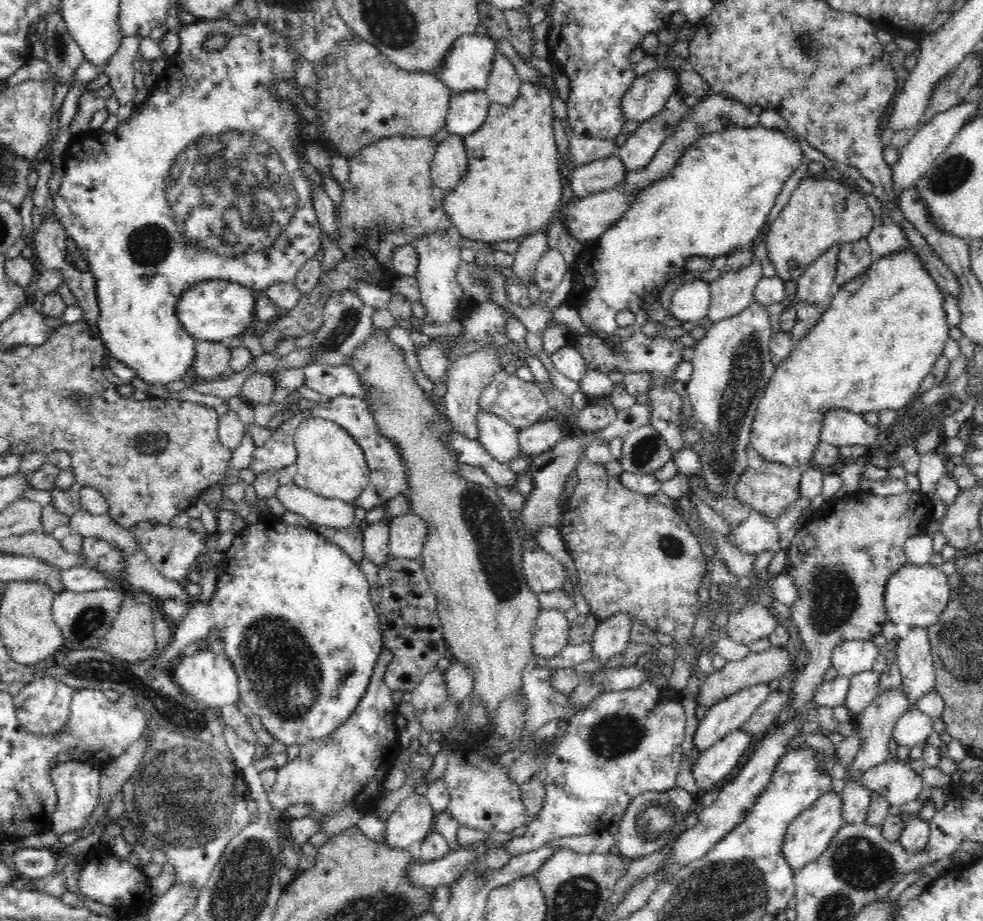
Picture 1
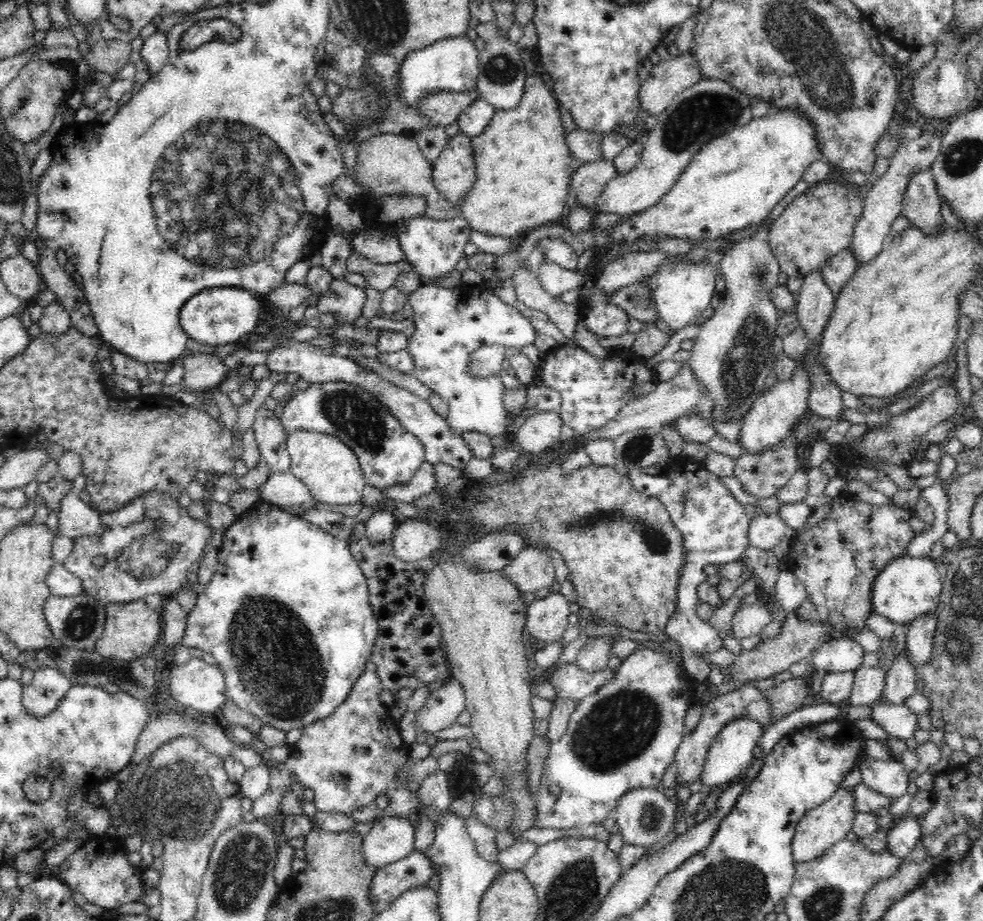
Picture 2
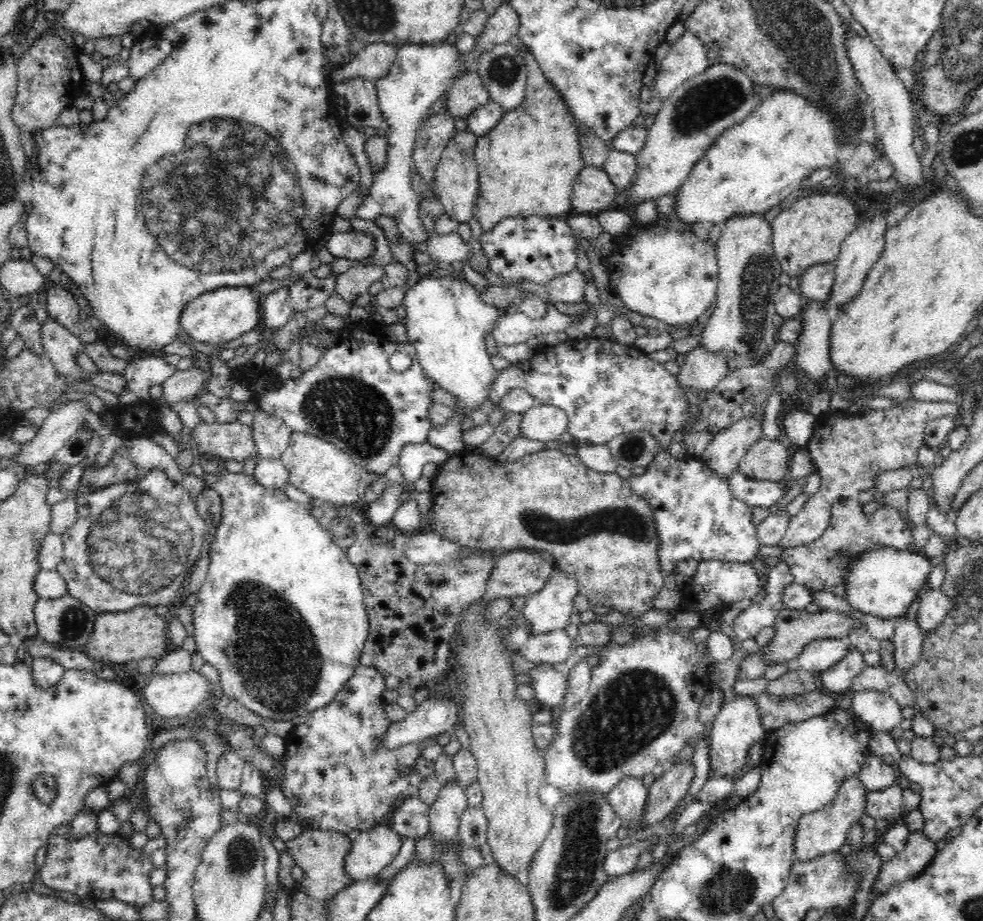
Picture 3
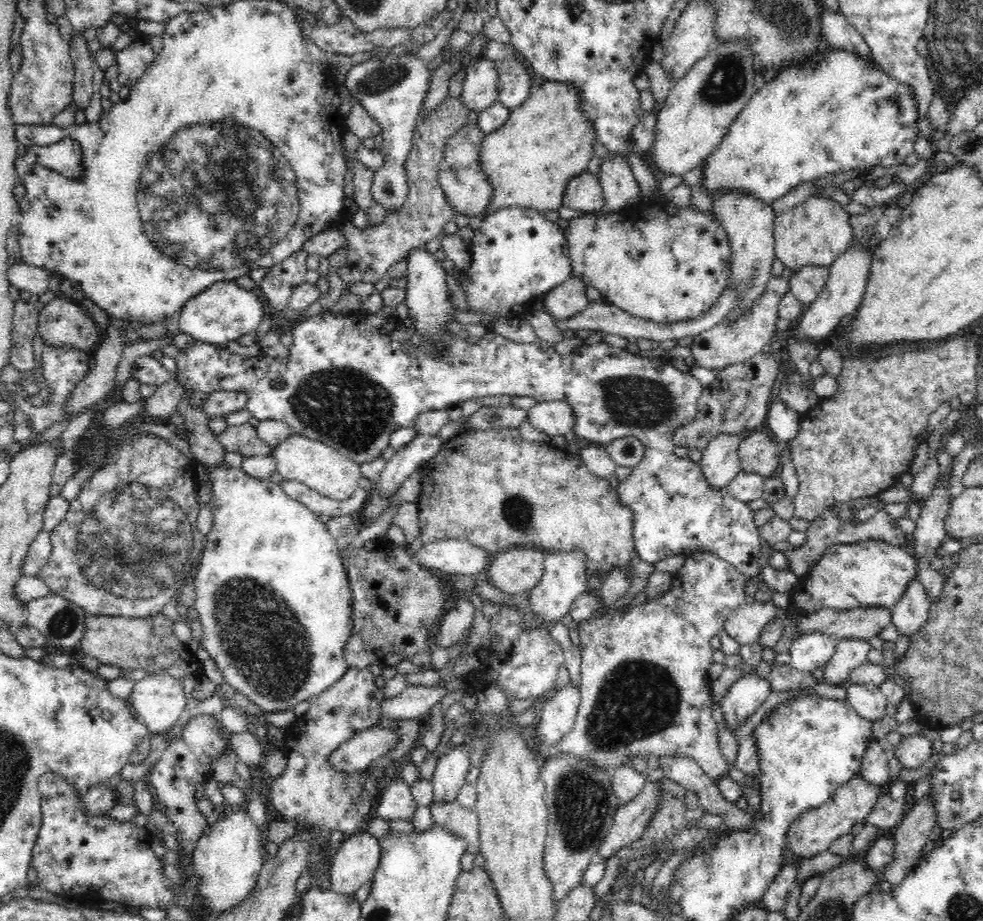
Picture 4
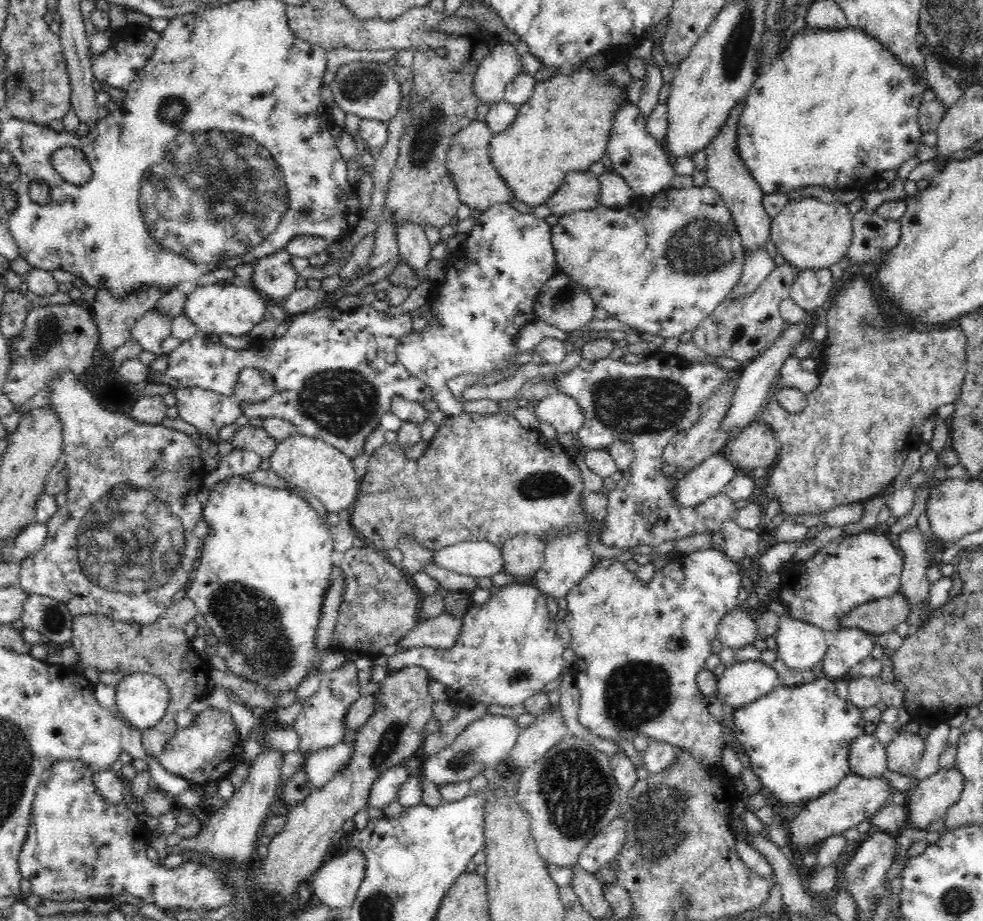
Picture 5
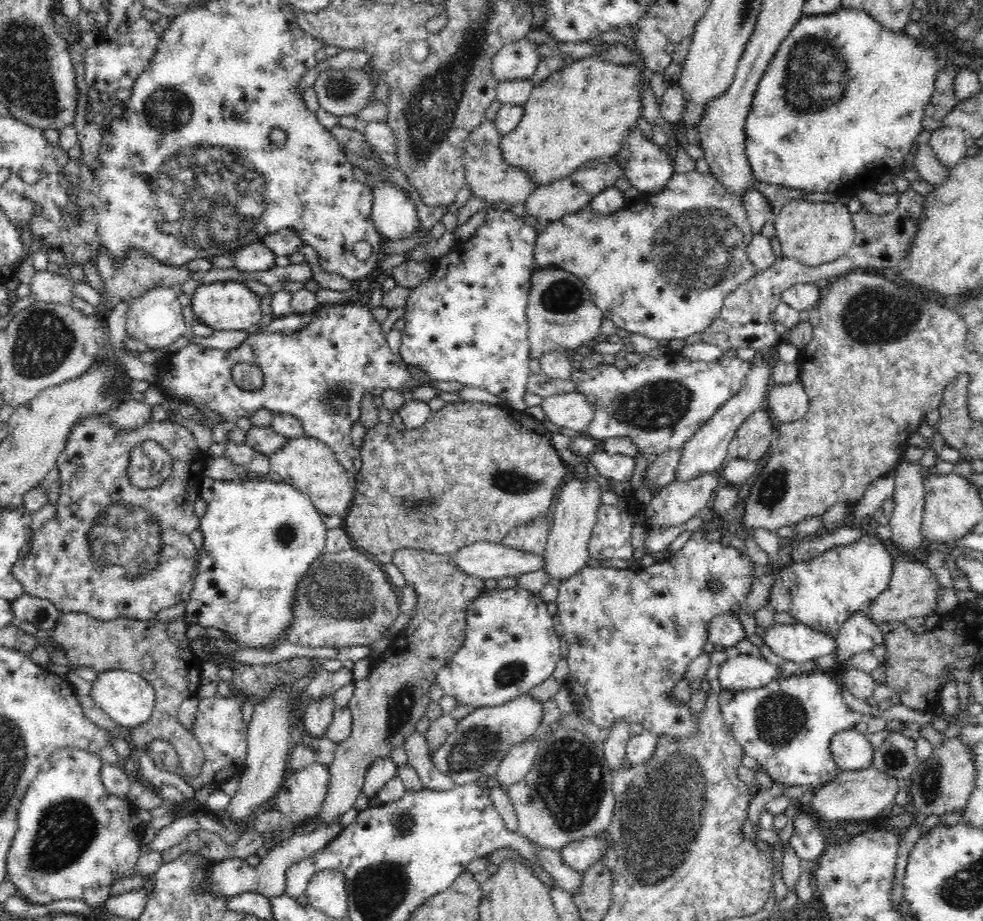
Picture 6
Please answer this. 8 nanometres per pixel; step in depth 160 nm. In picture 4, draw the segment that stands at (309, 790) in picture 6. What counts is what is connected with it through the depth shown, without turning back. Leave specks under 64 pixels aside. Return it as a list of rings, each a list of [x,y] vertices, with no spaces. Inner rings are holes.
[[[378,726],[358,732],[350,740],[345,740],[332,752],[328,762],[338,772],[356,772],[365,770],[368,765],[386,753],[392,752],[400,742],[400,737],[392,728]]]

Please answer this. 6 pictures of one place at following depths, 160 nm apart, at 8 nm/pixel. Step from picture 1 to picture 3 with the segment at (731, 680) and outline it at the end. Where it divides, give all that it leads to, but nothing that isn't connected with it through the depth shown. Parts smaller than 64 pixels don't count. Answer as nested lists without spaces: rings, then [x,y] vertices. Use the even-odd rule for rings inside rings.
[[[785,606],[777,616],[775,627],[774,640],[761,648],[768,666],[774,663],[786,665],[789,661],[797,658],[800,652],[804,650],[804,647],[811,643],[811,640],[823,638],[845,640],[848,634],[854,628],[860,628],[861,624],[852,615],[837,612],[836,610],[809,613],[804,609],[789,609]]]

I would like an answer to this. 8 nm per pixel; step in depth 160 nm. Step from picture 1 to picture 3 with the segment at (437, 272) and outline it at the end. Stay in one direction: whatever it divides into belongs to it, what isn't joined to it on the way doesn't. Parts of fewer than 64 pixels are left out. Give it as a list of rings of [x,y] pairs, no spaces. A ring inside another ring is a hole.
[[[432,43],[406,44],[398,49],[394,62],[386,76],[375,80],[378,104],[388,123],[387,159],[384,166],[373,174],[374,182],[368,196],[356,210],[355,216],[362,220],[376,221],[382,216],[396,221],[400,235],[410,243],[428,242],[432,233],[426,232],[420,219],[419,196],[412,186],[414,144],[422,118],[432,105],[447,92],[454,80],[466,72],[461,54],[454,44]]]

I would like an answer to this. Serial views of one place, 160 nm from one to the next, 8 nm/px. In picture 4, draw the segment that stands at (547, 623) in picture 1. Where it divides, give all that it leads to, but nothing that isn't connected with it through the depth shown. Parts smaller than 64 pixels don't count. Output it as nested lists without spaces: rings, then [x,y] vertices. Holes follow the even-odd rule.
[[[582,549],[573,551],[548,551],[543,562],[544,570],[539,583],[529,591],[529,602],[532,612],[549,625],[568,614],[572,603],[588,586],[589,576],[586,575],[586,559]]]

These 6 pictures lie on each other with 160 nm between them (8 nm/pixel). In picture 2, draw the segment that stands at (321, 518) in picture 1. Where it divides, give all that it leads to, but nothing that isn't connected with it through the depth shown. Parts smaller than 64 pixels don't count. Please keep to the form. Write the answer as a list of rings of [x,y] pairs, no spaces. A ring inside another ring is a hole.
[[[270,471],[259,492],[262,500],[282,508],[299,506],[306,511],[318,502],[308,487],[290,471]]]

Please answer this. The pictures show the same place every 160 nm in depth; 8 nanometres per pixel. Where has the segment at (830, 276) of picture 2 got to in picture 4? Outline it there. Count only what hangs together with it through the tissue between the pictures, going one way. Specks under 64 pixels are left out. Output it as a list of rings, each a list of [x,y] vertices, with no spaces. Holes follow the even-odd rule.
[[[809,265],[796,271],[789,280],[789,291],[805,306],[814,302],[824,290],[829,268]]]

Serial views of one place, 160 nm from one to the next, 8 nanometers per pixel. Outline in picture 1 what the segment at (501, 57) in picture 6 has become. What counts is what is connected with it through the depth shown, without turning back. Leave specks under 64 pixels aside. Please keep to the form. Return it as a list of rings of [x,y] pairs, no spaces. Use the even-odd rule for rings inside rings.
[[[352,31],[352,38],[350,38],[350,40],[346,39],[346,42],[338,42],[338,46],[336,46],[336,50],[334,50],[332,54],[328,54],[324,62],[320,62],[320,64],[317,64],[316,62],[316,64],[314,64],[314,68],[317,73],[317,76],[319,76],[319,87],[315,89],[317,91],[317,106],[312,108],[316,108],[316,110],[319,112],[319,118],[320,118],[319,122],[321,124],[321,129],[323,130],[323,136],[325,136],[325,138],[319,138],[318,141],[324,146],[324,148],[327,151],[331,152],[334,155],[345,156],[347,159],[349,159],[350,157],[353,157],[362,147],[366,147],[367,144],[374,143],[378,139],[388,138],[396,135],[404,135],[409,137],[431,137],[434,136],[434,134],[438,134],[438,132],[440,132],[440,130],[442,130],[442,128],[446,126],[446,114],[448,114],[448,108],[450,108],[450,100],[452,100],[452,96],[454,92],[451,89],[449,89],[439,78],[436,78],[435,74],[428,73],[426,71],[407,71],[402,68],[398,68],[396,64],[390,62],[379,51],[379,48],[376,48],[373,44],[370,44],[369,42],[364,42],[364,40],[359,38],[359,36],[355,36],[355,34],[353,34],[353,31]]]

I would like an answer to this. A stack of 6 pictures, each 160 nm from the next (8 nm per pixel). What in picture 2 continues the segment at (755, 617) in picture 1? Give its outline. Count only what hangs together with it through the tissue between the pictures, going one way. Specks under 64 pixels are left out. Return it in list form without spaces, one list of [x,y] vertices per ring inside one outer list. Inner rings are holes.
[[[745,605],[740,606],[738,612],[733,616],[732,631],[733,636],[742,640],[754,635],[759,635],[760,631],[772,621],[770,611],[761,605],[758,607]]]

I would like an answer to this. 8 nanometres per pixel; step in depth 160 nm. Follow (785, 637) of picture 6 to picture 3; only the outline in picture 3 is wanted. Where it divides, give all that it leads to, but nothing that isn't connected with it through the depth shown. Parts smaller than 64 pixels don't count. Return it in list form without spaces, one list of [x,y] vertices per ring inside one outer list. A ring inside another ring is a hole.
[[[814,639],[804,647],[797,659],[807,672],[824,672],[838,665],[842,657],[849,653],[849,645],[842,639]]]

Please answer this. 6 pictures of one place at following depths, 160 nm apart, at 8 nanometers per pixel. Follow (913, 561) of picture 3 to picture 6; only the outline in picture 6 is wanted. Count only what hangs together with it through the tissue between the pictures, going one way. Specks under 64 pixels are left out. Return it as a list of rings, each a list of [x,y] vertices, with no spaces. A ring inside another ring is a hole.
[[[864,531],[852,544],[832,546],[812,560],[792,562],[782,569],[779,572],[779,579],[776,579],[770,588],[768,605],[777,612],[789,612],[796,622],[804,623],[814,630],[835,638],[848,617],[857,610],[865,609],[888,588],[894,563],[892,554],[886,549],[883,541],[876,537],[875,532]]]

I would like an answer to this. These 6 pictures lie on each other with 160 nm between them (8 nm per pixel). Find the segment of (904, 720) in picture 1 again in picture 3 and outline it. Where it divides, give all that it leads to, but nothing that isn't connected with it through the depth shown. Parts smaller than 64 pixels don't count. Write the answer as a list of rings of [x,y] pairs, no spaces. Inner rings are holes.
[[[868,690],[866,692],[850,692],[852,711],[861,721],[866,721],[871,731],[891,732],[900,727],[902,708],[887,693]]]

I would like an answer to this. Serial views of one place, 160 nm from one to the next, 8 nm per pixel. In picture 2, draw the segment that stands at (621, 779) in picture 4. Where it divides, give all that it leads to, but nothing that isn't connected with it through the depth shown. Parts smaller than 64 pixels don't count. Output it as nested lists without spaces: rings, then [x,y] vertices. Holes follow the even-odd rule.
[[[653,788],[632,789],[625,792],[616,804],[616,822],[624,842],[649,849],[654,843],[661,841],[668,832],[674,830],[677,808],[672,799],[666,798],[662,791]]]

